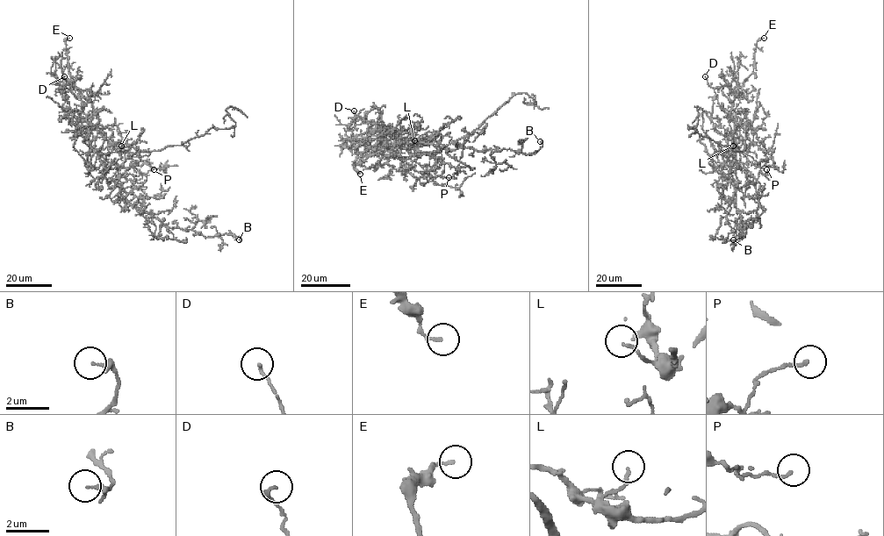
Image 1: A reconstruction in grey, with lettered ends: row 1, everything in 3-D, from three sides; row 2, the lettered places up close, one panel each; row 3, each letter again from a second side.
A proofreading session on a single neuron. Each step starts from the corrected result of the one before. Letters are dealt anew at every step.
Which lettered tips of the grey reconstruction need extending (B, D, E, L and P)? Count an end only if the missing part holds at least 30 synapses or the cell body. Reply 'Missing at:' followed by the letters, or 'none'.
Missing at: none

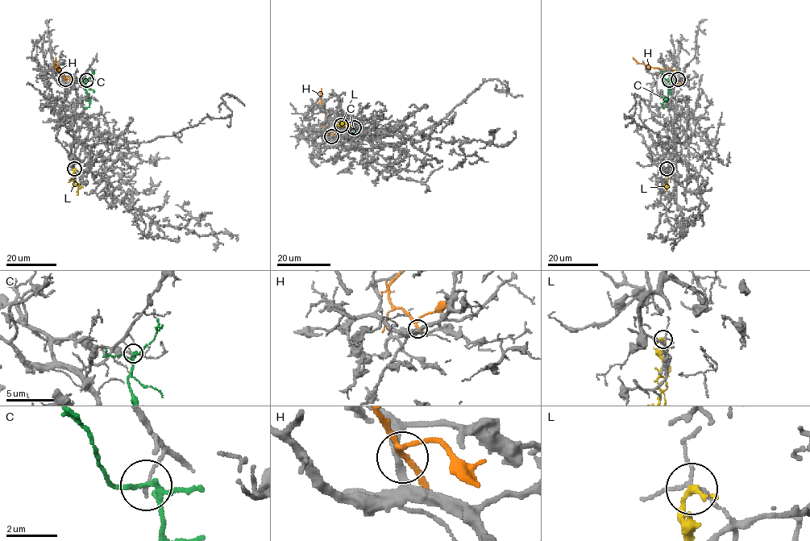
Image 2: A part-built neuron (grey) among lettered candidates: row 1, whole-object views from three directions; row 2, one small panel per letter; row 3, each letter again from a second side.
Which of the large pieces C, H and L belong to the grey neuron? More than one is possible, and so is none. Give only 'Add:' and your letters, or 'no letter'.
Add: no letter

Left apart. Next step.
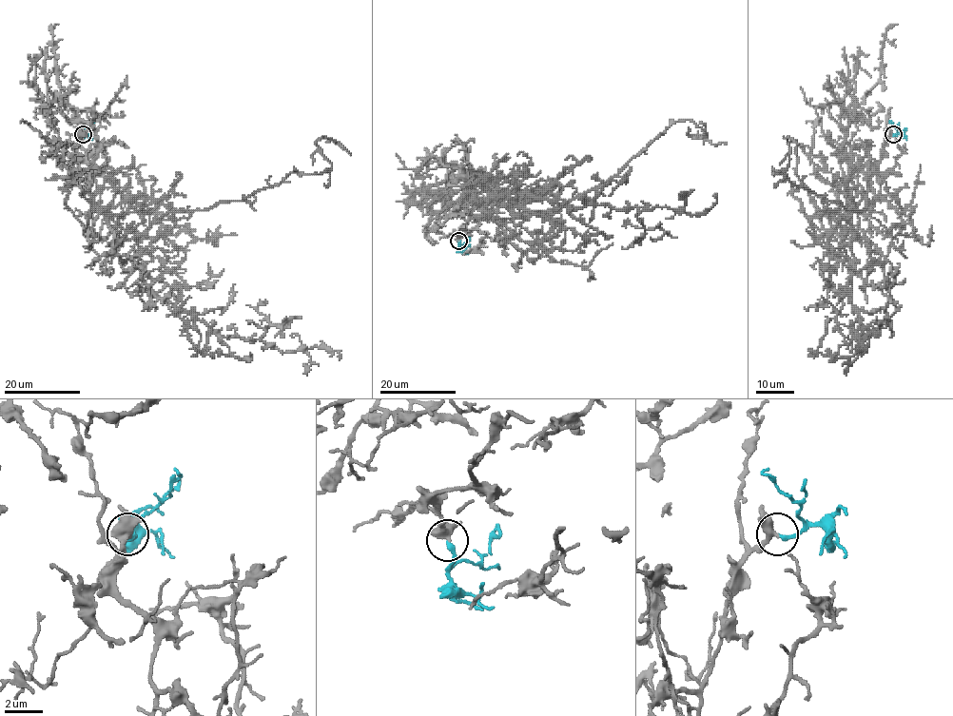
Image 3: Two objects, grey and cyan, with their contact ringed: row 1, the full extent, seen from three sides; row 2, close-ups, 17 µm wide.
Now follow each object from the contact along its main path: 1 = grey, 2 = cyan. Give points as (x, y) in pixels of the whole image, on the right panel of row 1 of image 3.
1: (893, 134), (841, 185), (846, 214), (866, 194), (848, 210), (772, 173), (789, 137), (796, 154)
2: (893, 134), (899, 132), (890, 121)

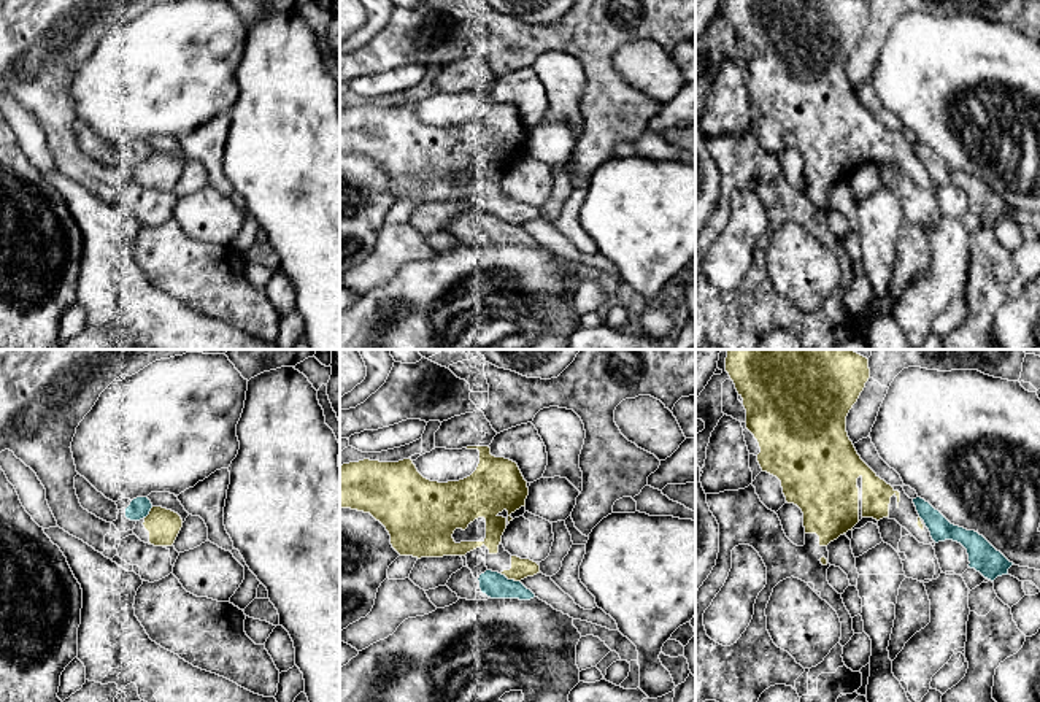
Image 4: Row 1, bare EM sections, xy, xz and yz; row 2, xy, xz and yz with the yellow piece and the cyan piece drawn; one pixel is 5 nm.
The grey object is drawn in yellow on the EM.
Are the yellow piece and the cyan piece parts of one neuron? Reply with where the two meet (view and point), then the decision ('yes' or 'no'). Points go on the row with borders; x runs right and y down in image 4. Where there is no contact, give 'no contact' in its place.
contact xz (510, 578); no

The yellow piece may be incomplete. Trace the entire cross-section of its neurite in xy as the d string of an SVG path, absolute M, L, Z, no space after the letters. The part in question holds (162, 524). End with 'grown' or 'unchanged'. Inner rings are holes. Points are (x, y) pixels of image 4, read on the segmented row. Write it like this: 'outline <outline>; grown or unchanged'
outline M152 507L143 526L149 532L151 545L171 546L183 527L183 519L171 510Z; unchanged

